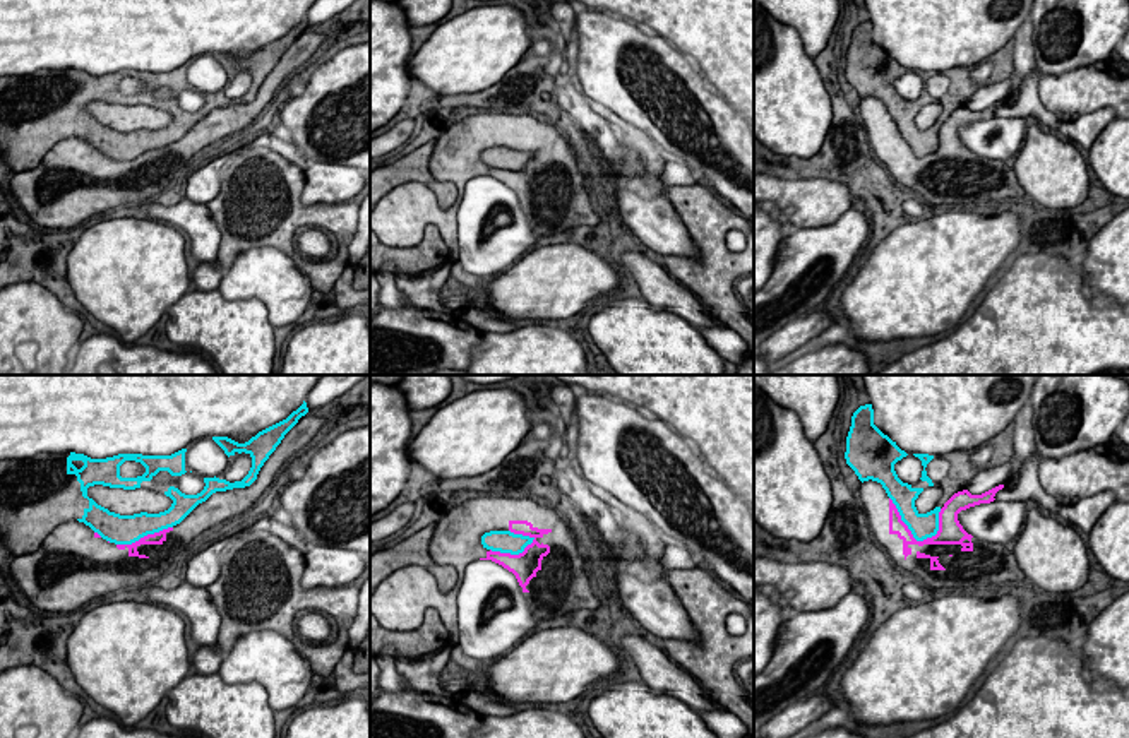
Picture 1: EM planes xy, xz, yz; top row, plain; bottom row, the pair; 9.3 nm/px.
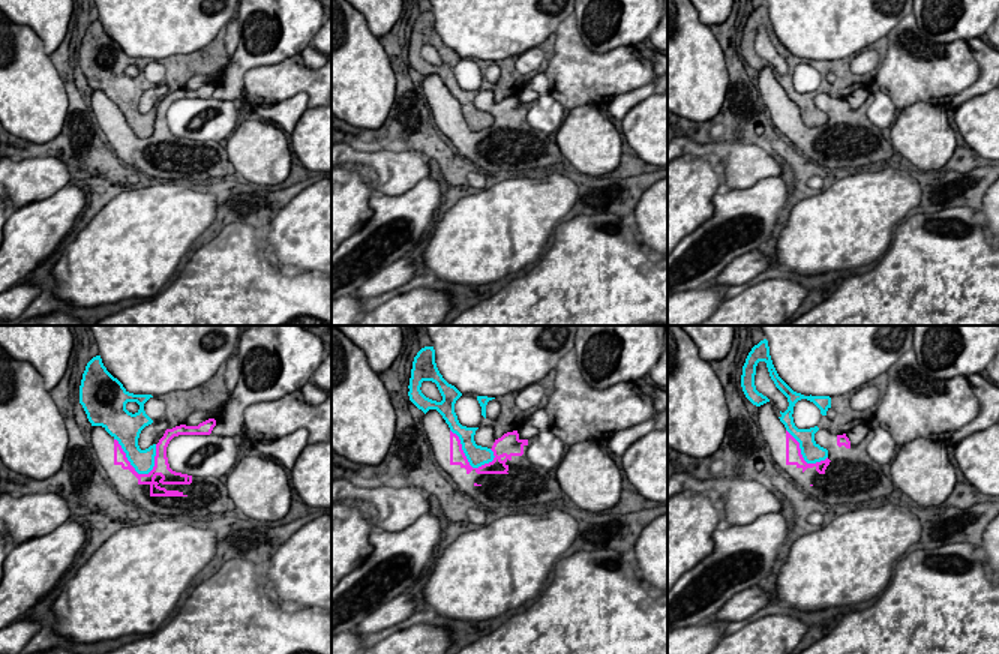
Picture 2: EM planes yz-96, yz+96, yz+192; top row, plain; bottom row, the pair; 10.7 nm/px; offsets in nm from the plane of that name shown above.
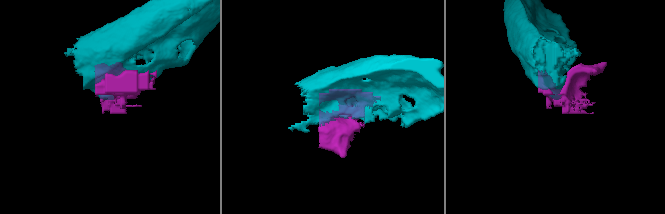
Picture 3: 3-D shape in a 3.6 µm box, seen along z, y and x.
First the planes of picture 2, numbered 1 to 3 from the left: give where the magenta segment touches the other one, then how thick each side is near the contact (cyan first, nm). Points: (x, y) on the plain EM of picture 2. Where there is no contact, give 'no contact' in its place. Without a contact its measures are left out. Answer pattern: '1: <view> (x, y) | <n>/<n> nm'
1: yz-96 (131, 128) | 240/130 nm
2: yz+96 (467, 122) | 220/160 nm
3: yz+192 (803, 120) | 220/170 nm

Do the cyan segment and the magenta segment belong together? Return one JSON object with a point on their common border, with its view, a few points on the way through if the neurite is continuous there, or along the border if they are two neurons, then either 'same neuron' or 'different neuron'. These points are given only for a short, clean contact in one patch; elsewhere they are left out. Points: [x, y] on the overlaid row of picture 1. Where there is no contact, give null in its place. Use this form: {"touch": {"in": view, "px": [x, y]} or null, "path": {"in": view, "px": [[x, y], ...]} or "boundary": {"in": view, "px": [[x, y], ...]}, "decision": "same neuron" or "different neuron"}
{"touch": {"in": "yz", "px": [908, 528]}, "decision": "different neuron"}

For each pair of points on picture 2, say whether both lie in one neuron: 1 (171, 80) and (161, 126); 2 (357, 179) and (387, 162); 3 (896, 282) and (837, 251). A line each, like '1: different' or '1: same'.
1: different
2: different
3: different

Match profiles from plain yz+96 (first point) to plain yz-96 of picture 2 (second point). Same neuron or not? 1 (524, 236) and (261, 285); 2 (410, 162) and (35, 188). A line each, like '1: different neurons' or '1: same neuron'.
1: different neurons
2: same neuron

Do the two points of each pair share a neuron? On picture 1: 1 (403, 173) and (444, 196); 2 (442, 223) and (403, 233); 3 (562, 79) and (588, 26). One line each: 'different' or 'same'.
1: same
2: same
3: different

